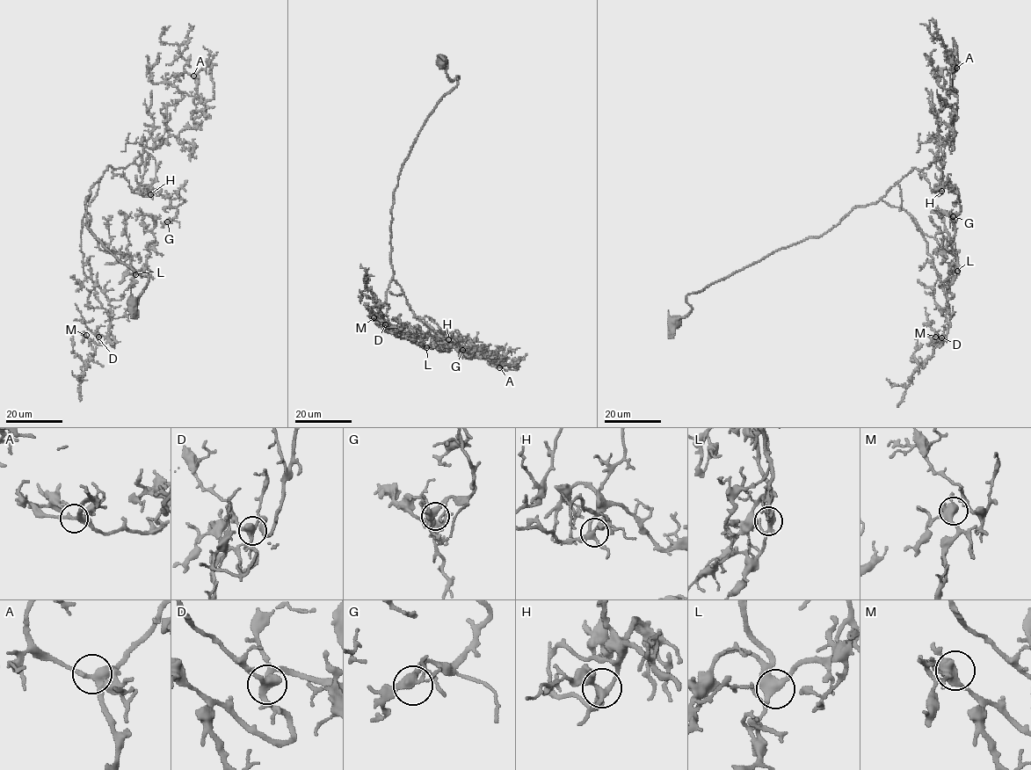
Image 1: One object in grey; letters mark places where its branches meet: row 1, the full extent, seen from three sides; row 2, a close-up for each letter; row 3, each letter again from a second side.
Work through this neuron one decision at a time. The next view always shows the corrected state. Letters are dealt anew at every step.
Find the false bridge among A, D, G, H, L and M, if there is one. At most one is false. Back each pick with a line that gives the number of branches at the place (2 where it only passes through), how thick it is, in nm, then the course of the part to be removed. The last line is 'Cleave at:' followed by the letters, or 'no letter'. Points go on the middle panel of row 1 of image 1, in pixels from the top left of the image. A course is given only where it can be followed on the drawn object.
Cleave at: no letter

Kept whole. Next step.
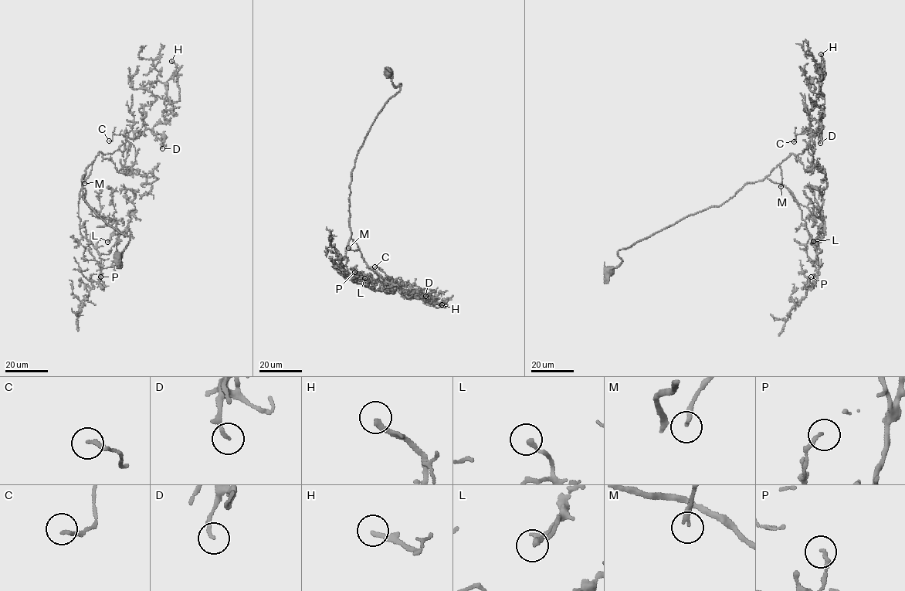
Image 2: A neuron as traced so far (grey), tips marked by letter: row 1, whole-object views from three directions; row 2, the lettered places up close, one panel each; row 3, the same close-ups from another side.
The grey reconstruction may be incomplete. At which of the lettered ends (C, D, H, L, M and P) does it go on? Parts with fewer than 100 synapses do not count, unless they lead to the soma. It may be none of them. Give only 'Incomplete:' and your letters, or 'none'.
Incomplete: H

